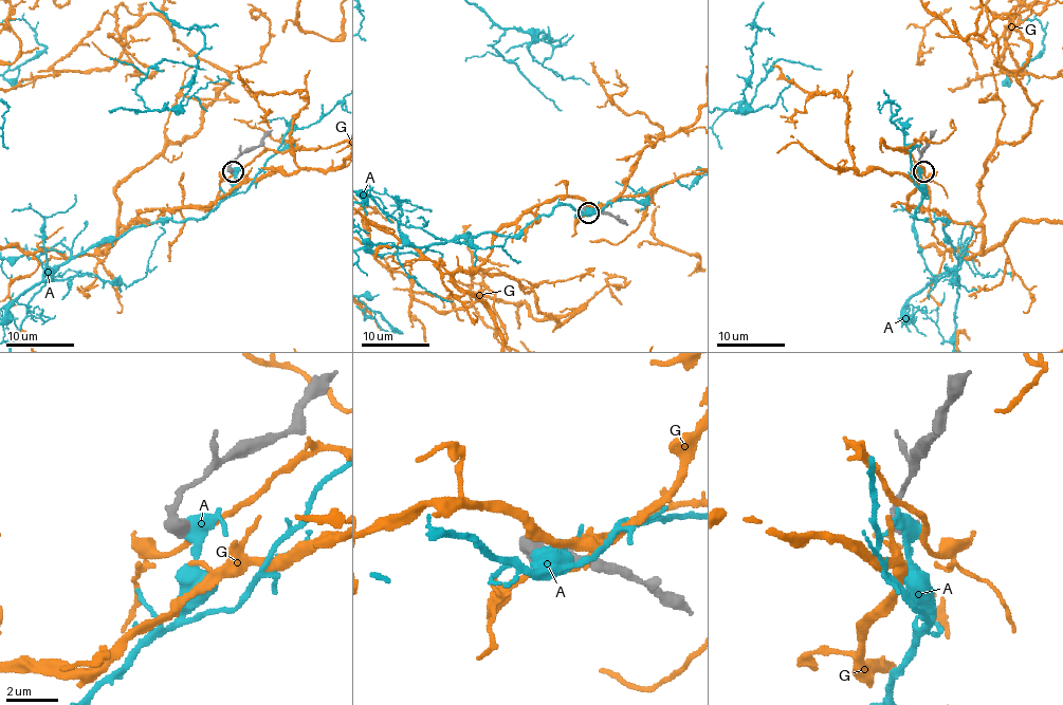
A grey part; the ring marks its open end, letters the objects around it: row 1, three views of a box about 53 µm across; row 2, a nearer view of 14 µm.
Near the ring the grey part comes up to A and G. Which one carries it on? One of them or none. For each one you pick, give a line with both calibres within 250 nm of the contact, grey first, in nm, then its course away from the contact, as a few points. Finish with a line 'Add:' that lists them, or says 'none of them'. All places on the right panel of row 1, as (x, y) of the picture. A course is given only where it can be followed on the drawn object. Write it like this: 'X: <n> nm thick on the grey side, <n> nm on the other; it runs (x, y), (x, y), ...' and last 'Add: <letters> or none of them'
Add: none of them

